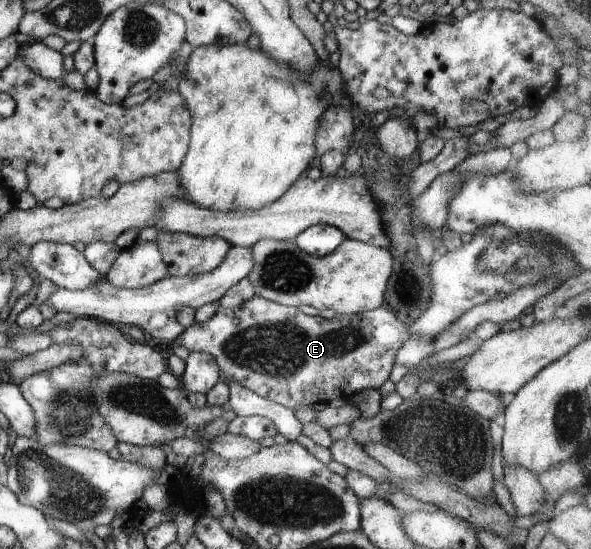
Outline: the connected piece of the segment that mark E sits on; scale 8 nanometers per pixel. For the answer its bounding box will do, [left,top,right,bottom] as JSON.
[170,294,412,410]

